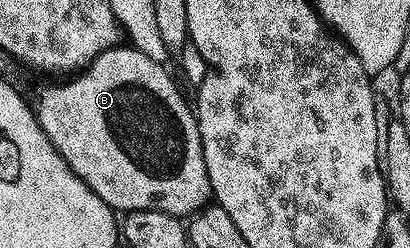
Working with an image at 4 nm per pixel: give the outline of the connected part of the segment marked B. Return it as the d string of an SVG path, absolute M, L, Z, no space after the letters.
M132 45L110 47L104 53L98 54L89 66L83 68L79 73L73 74L65 81L53 82L56 84L44 88L38 97L37 105L36 103L34 105L34 112L38 123L44 129L48 139L52 141L53 147L64 157L65 163L102 201L113 207L115 212L159 211L169 215L189 217L195 211L201 211L203 207L211 202L212 196L210 194L210 182L208 181L208 169L204 165L204 153L202 152L202 142L200 141L197 114L192 110L191 104L190 107L186 104L181 91L174 84L173 77L165 71L166 69L163 64L152 61L152 57L140 53Z

